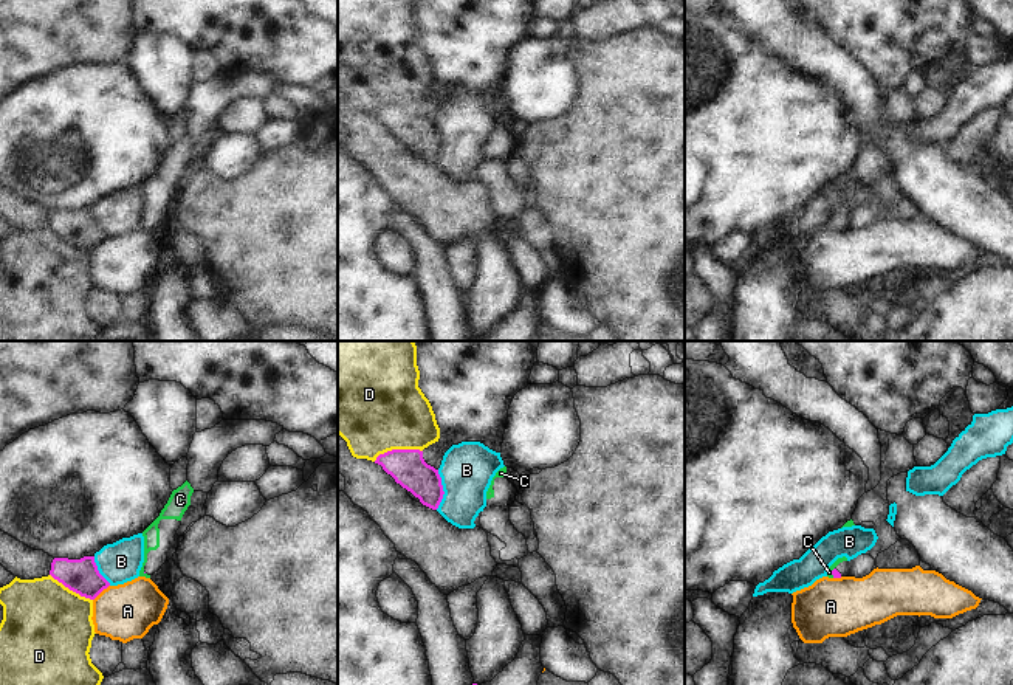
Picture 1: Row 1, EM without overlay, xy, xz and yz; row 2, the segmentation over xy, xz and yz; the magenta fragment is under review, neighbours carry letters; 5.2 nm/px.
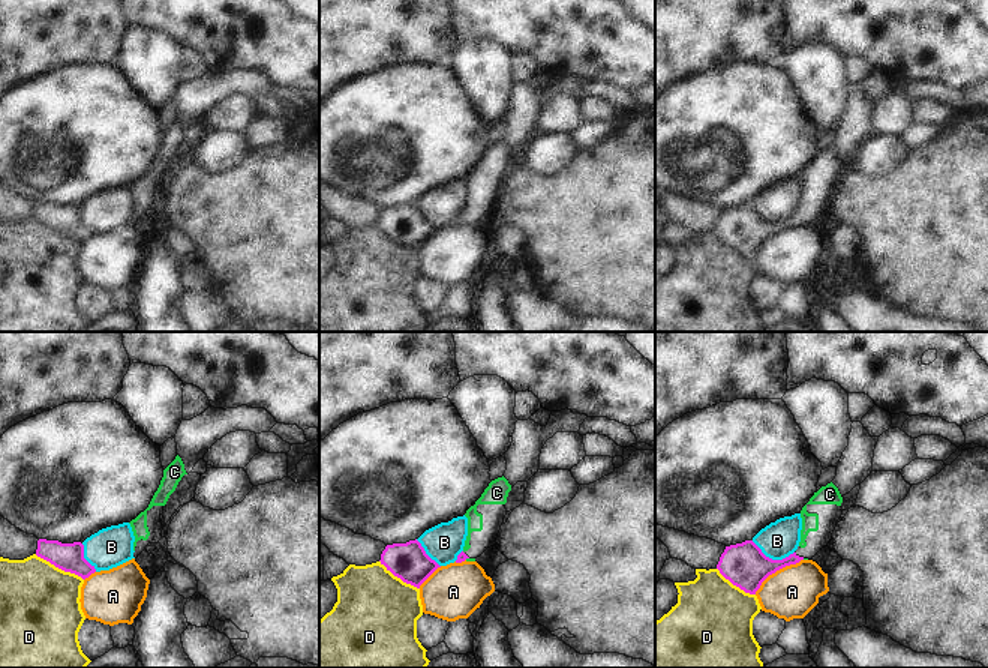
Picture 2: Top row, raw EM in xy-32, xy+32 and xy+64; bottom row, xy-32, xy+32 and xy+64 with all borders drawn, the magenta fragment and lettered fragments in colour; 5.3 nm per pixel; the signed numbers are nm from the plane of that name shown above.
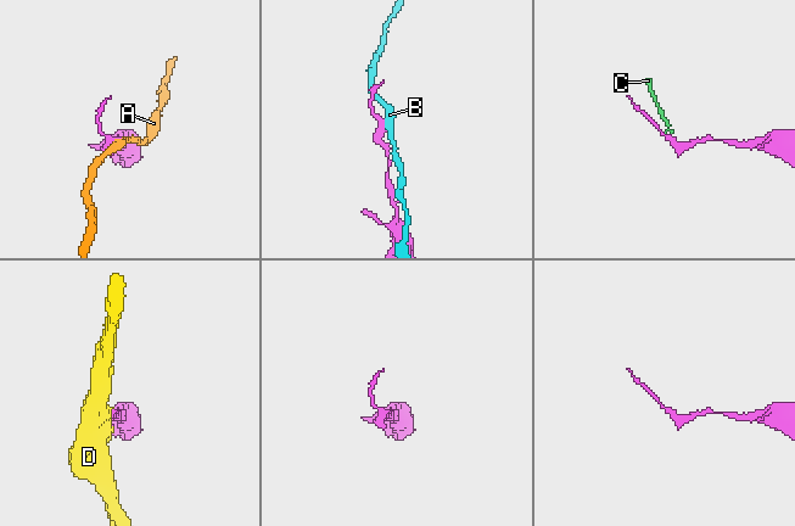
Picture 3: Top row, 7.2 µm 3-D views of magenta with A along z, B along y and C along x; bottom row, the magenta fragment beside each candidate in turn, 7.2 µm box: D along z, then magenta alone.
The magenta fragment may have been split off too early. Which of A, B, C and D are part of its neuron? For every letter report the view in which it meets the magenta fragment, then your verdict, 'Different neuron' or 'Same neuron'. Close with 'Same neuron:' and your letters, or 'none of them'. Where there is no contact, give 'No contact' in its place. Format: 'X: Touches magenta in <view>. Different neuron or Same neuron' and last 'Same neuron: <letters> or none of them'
A: Touches magenta in xy. Different neuron
B: Touches magenta in xz. Different neuron
C: Touches magenta in yz. Same neuron
D: Touches magenta in xz. Different neuron
Same neuron: C.

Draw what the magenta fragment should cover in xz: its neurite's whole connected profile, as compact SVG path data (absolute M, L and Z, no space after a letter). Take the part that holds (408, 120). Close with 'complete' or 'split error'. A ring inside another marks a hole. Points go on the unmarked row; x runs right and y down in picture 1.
M392 102L379 107L375 116L390 127L397 136L410 144L420 155L437 163L443 152L438 122L428 118L420 102Z | complete

